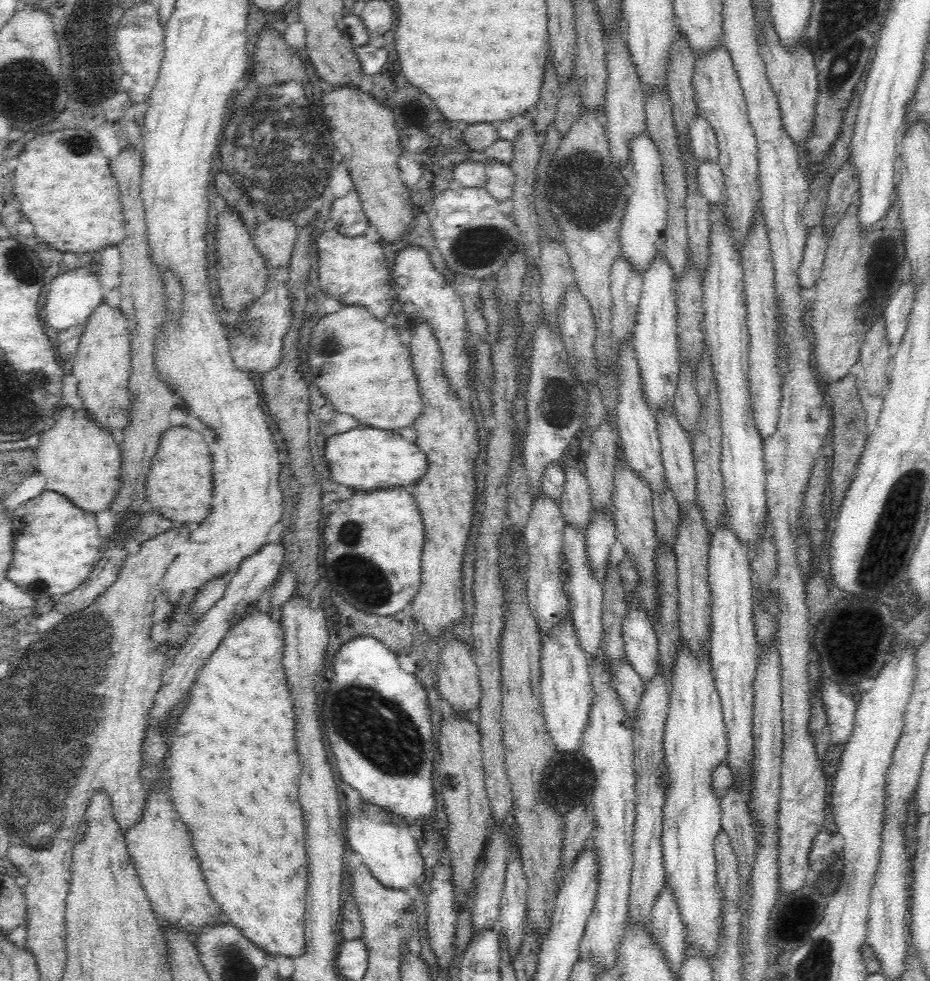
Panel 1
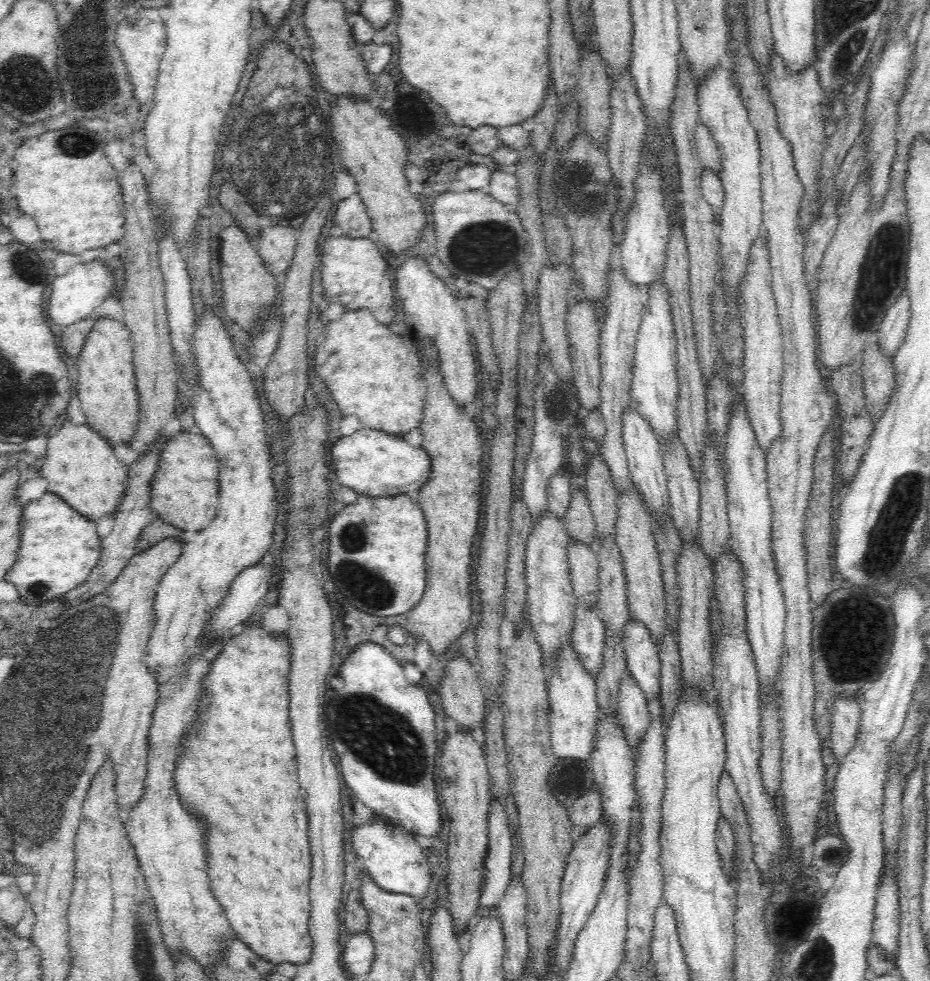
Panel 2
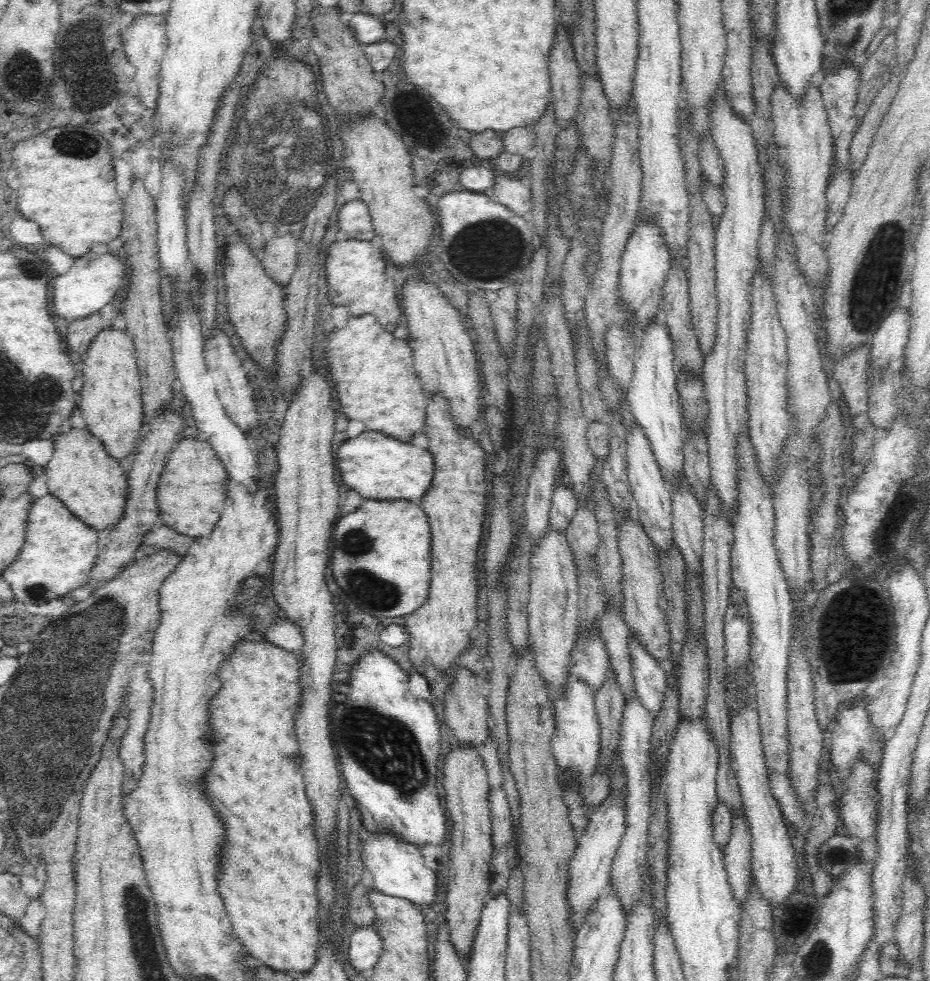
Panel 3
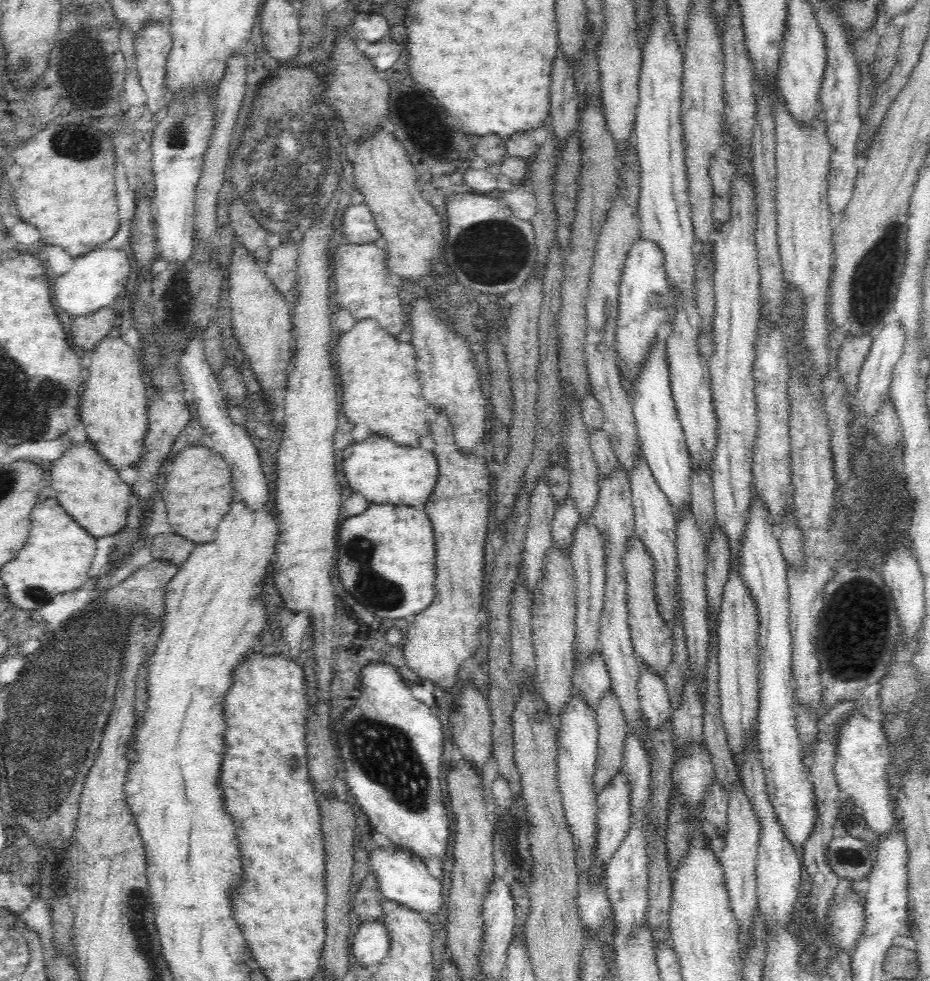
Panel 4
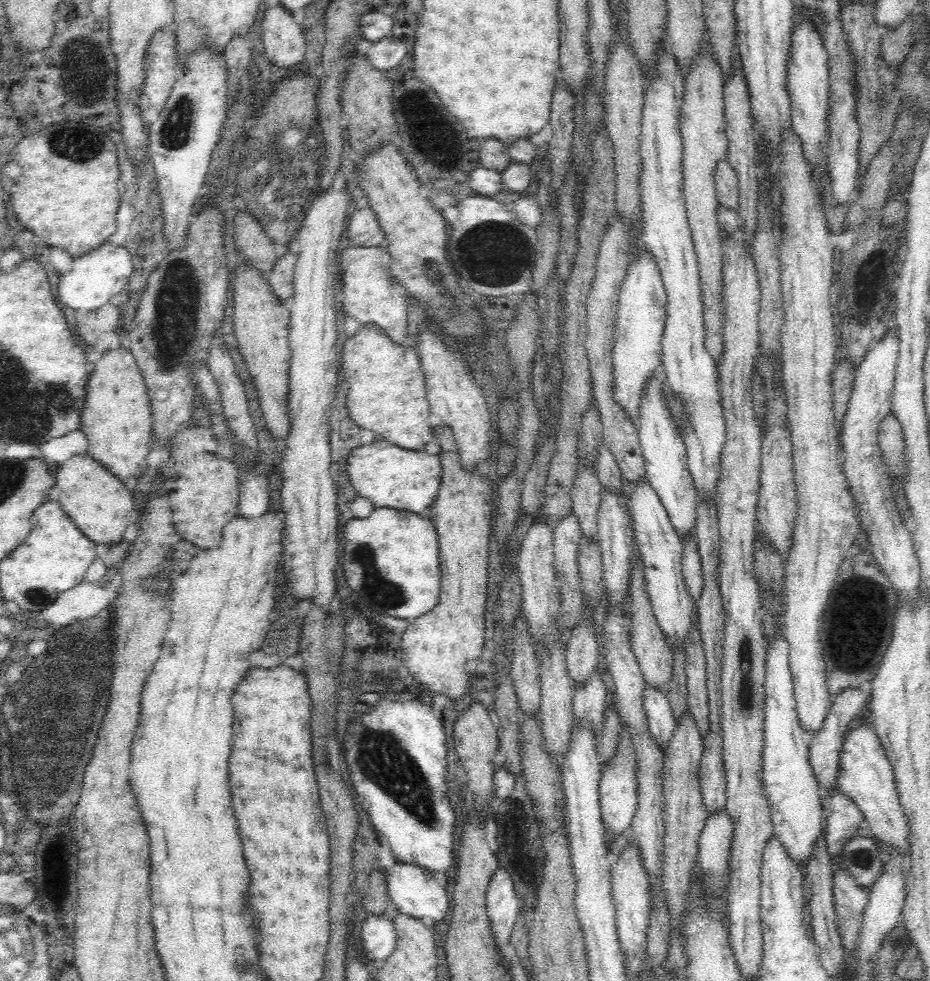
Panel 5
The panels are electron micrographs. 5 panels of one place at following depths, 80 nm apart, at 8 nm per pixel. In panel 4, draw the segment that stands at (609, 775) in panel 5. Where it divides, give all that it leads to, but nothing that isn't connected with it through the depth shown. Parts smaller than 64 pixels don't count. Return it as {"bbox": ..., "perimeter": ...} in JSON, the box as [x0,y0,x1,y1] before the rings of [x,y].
{"bbox":[588,770,631,885],"perimeter":[[[622,770],[606,785],[606,788],[597,796],[595,822],[597,829],[594,830],[594,846],[592,846],[592,866],[588,870],[588,883],[602,883],[604,885],[605,872],[608,863],[612,860],[614,853],[618,850],[622,840],[631,826],[630,816],[630,791],[628,791],[628,777]]]}

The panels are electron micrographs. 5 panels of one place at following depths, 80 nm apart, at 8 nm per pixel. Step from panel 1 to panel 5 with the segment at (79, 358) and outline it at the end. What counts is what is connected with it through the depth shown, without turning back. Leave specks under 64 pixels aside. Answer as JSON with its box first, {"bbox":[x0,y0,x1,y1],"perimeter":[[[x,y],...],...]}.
{"bbox":[81,345,152,481],"perimeter":[[[122,345],[110,348],[94,362],[94,370],[90,372],[86,382],[86,394],[81,412],[81,429],[87,438],[87,453],[102,463],[121,481],[126,480],[129,476],[140,477],[146,470],[146,455],[151,451],[150,446],[152,446],[150,399],[140,367],[130,348],[124,348]]]}

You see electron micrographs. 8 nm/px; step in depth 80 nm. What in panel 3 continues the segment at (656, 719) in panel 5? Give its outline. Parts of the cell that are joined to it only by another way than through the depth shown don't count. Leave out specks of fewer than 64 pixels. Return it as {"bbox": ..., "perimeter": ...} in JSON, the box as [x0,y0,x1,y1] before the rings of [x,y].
{"bbox":[628,630,667,715],"perimeter":[[[631,630],[628,632],[628,654],[630,654],[634,689],[639,701],[656,715],[667,690],[664,665],[650,654],[647,647],[643,646],[641,640]]]}

